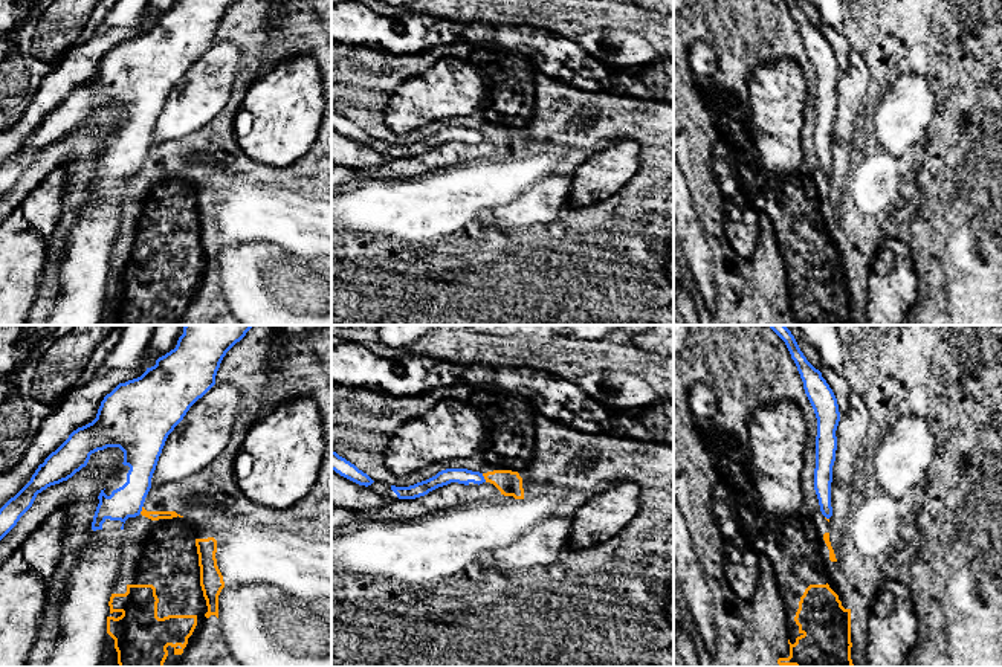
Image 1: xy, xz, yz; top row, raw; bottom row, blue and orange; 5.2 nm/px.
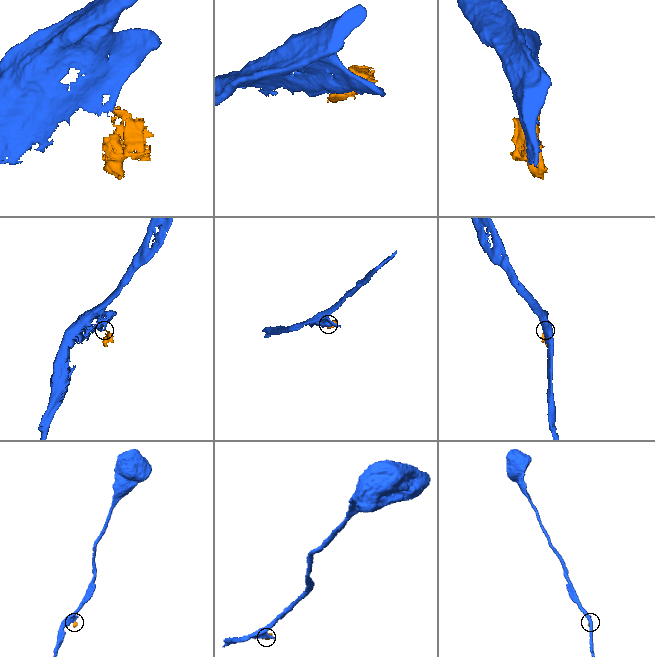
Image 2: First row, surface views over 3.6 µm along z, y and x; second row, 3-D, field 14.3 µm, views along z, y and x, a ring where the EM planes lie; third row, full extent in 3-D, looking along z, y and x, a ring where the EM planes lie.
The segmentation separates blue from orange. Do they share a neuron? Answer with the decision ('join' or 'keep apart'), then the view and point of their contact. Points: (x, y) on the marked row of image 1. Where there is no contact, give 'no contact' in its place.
keep apart; contact xz (483, 478)

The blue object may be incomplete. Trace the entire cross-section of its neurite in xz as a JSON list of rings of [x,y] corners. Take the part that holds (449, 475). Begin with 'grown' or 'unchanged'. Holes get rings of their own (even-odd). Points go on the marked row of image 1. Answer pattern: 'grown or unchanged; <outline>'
grown; [[[331,450],[331,470],[339,473],[341,476],[365,487],[371,487],[376,493],[383,496],[388,501],[400,501],[400,499],[415,499],[428,495],[429,491],[448,485],[451,482],[458,482],[464,485],[477,487],[486,482],[483,473],[472,472],[467,469],[446,469],[438,472],[435,476],[417,482],[409,487],[396,487],[386,482],[374,482],[367,473],[359,470],[354,464],[339,456]]]

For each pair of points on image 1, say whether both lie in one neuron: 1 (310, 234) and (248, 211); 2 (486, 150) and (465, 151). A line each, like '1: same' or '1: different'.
1: same
2: same

